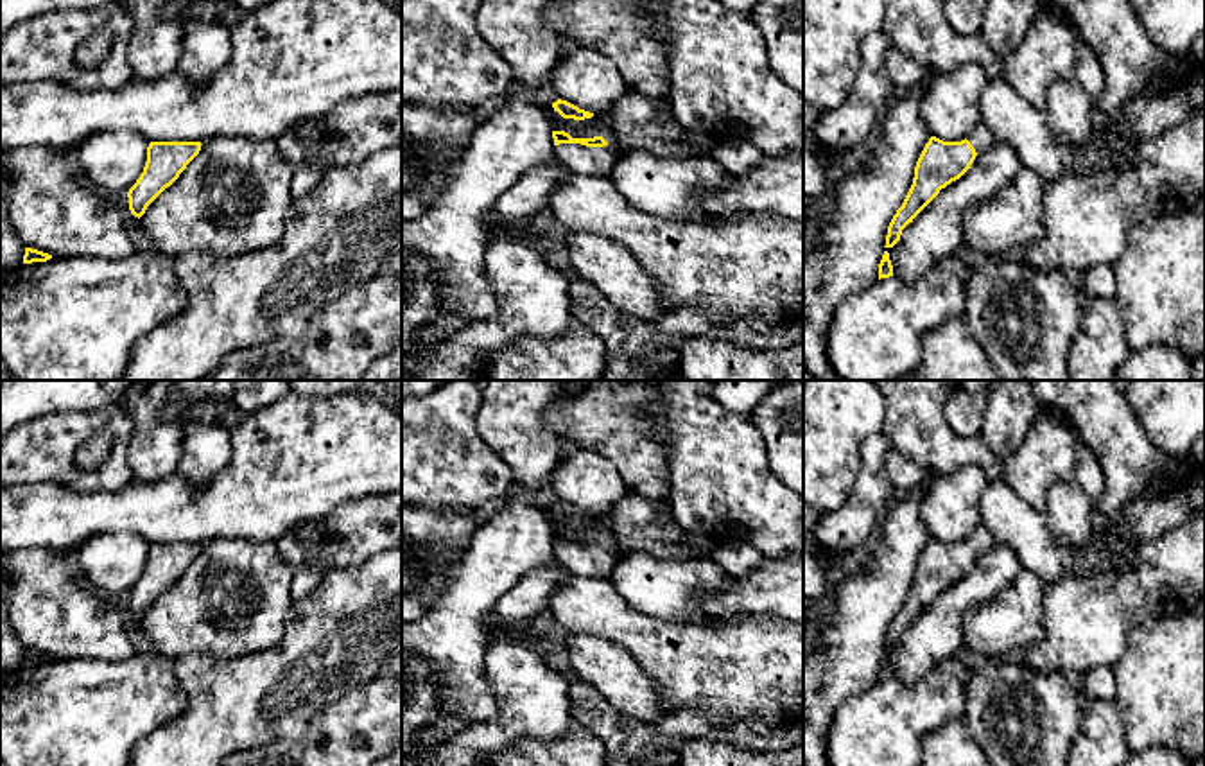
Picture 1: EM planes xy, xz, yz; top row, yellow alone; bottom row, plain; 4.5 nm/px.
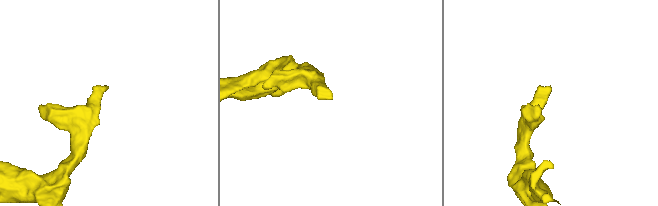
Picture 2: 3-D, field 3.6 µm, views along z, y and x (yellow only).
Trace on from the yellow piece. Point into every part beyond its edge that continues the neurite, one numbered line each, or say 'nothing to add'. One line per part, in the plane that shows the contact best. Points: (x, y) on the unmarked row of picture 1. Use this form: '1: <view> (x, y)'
1: xz (583, 562)

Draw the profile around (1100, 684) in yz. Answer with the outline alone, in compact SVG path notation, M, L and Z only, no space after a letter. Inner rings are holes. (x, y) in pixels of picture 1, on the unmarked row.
M1101 666L1085 675L1085 698L1114 700L1115 675L1112 667Z

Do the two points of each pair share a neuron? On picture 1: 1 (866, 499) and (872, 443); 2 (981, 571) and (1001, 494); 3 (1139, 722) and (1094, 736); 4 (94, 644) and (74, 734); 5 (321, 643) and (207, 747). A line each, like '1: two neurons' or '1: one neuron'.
1: one neuron
2: two neurons
3: two neurons
4: two neurons
5: one neuron

